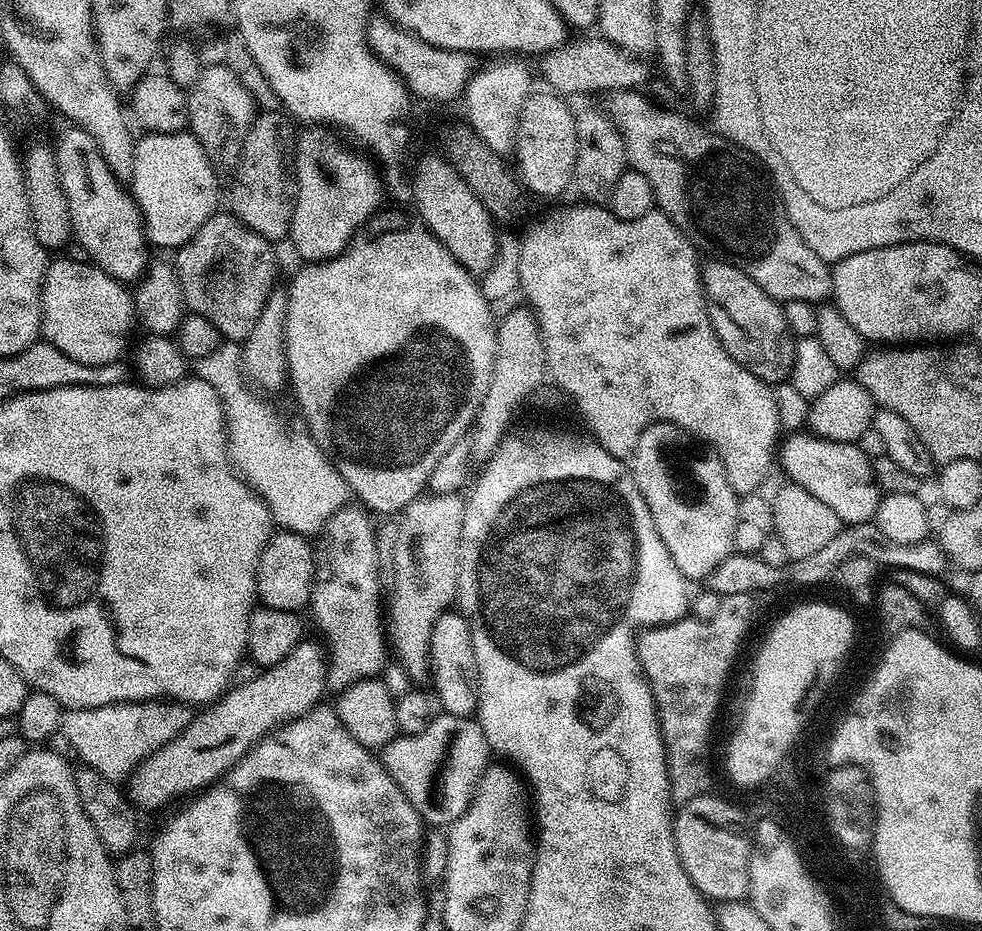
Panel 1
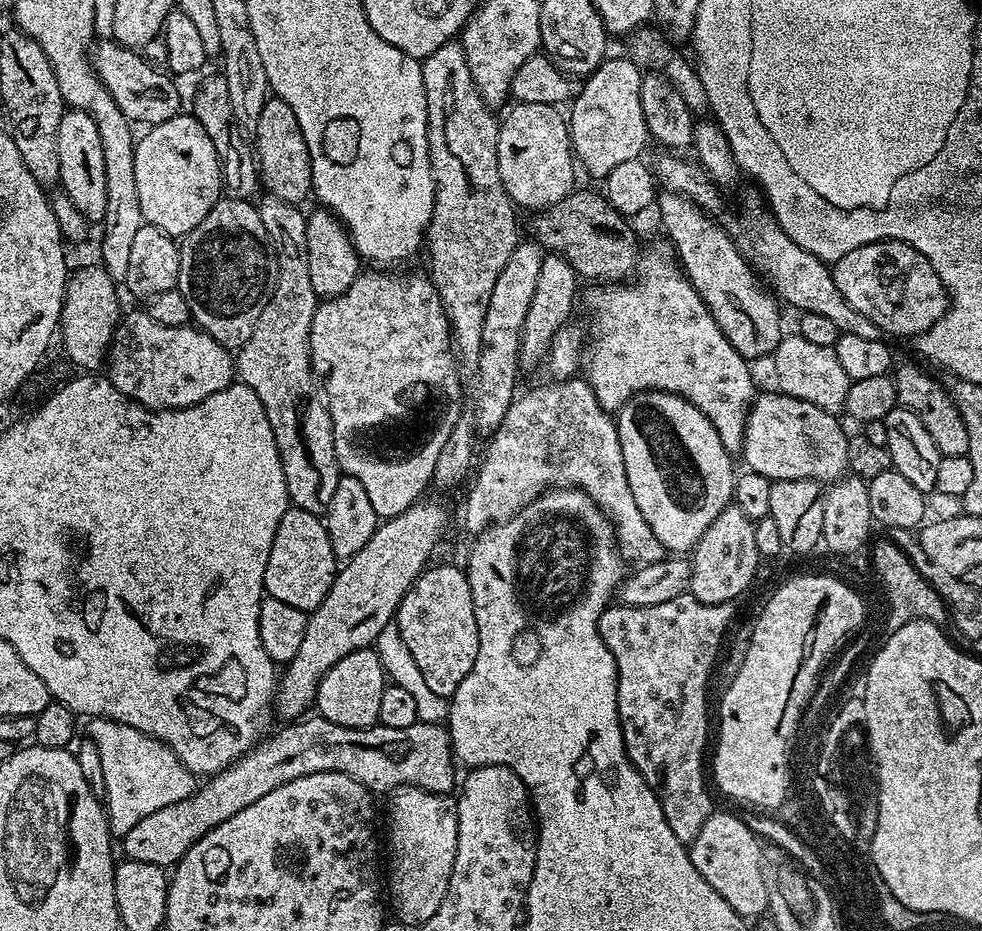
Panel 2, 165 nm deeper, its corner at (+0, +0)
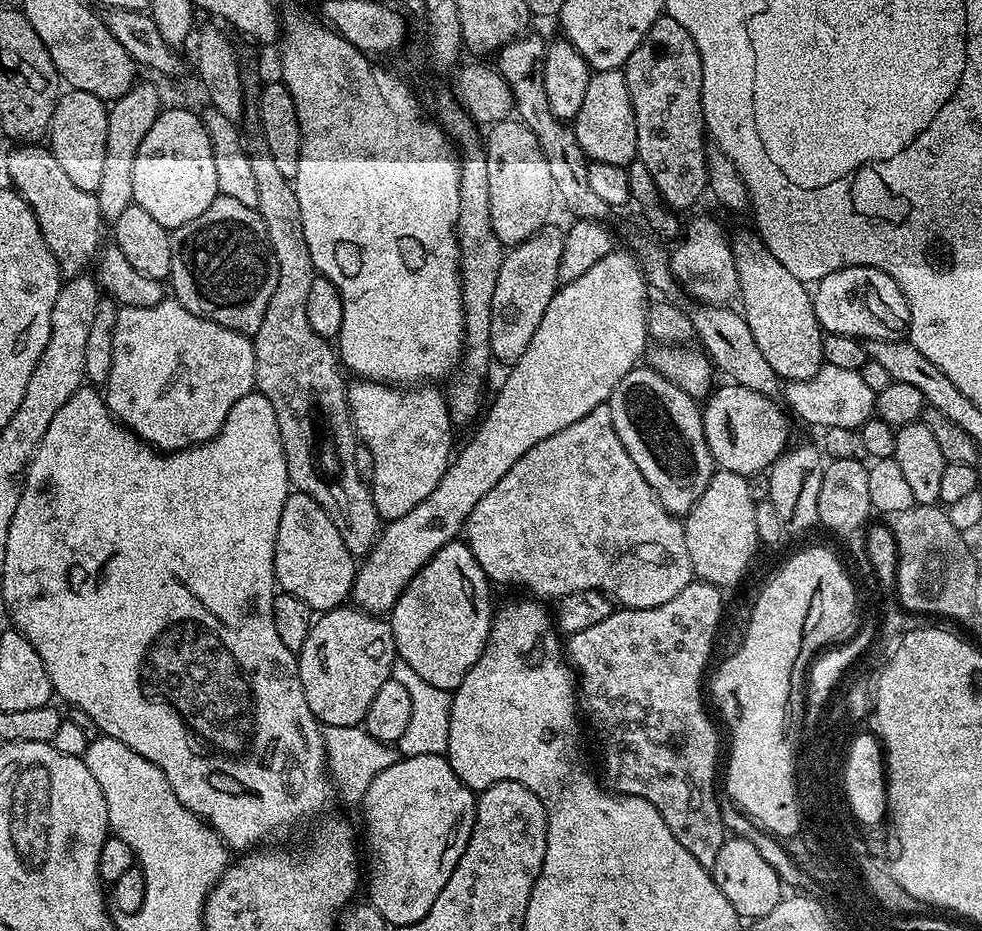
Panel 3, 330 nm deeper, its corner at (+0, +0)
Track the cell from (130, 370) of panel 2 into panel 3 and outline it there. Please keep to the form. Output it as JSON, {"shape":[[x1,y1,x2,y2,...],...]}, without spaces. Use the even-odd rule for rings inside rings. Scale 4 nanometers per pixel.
{"shape":[[172,298,158,306,121,307,114,322,114,362,102,395,109,412,138,439,161,452,178,452,212,440,222,430,230,406,256,386,254,346,249,337,190,314]]}

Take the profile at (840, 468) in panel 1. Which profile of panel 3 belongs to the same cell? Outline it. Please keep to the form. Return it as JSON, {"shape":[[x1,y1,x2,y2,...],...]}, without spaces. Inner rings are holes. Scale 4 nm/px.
{"shape":[[724,382,707,397,702,408,704,437,713,461,723,471,739,476,753,476,756,472,767,472,772,463,789,447,788,418,777,401,770,396,758,394,741,384]]}

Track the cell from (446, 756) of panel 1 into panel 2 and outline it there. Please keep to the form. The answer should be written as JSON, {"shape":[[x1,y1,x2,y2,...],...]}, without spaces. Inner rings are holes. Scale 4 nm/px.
{"shape":[[319,714,309,715,299,722,285,723,284,729,277,736,269,735,251,752,235,760,231,766,217,772,215,776,207,777,190,798,182,802,174,802,170,806,162,806,154,810,154,814,146,814,142,822,134,822,134,826,130,826,128,833,122,837,123,855,134,862,150,862,159,868,171,869,183,858,186,850,194,846,194,842,201,840,210,830,214,830,214,826,226,822,226,818,234,818,238,810,246,810,246,806,250,806,250,802,258,802,262,794,270,794,270,790,286,782,294,782,294,778,302,778,315,772,344,772,350,778,362,782,362,786,366,786,376,794,379,792,388,794,405,786,421,788,427,792,451,793,453,791,451,788,455,789,458,784,458,776,456,780,458,761,452,755,452,739,448,736,448,729,443,723,424,723,418,722,414,726,406,726,406,730,394,730,394,726,386,726,379,722,370,728,347,728,338,726]]}

